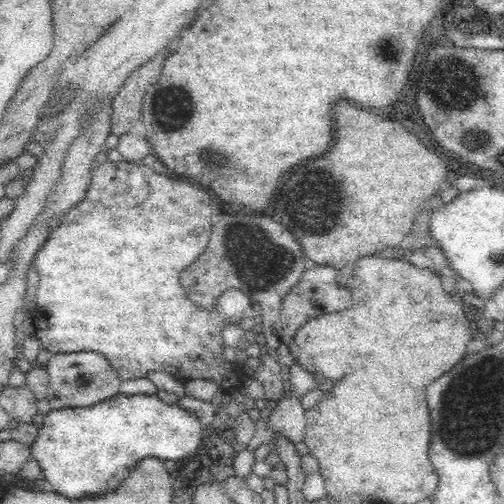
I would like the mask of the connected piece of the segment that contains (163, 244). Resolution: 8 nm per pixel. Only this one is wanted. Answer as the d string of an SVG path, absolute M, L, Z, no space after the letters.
M106 160L94 165L92 168L92 188L88 192L88 198L74 208L64 222L52 232L52 236L44 248L36 254L35 265L40 277L39 288L35 297L30 302L30 311L34 313L36 330L34 335L42 343L43 348L52 354L68 354L72 352L97 352L105 356L110 364L118 371L123 380L136 380L148 376L150 372L166 372L181 381L192 379L208 379L215 382L220 390L230 395L236 394L242 382L248 378L246 370L238 367L235 362L231 363L224 356L223 350L227 346L223 338L224 330L228 326L239 324L242 318L255 317L261 314L262 306L258 300L250 297L246 292L226 288L214 302L211 309L198 308L192 300L186 298L184 286L178 282L178 276L192 258L202 254L204 246L208 244L210 236L210 208L208 208L208 194L204 190L198 190L194 184L186 180L176 180L174 176L160 174L151 166L130 163L126 160L114 162Z

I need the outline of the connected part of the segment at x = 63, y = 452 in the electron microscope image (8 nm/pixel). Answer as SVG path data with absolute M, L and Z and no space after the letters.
M117 394L88 409L50 410L43 416L42 426L34 442L29 444L29 451L38 463L41 476L50 482L56 494L66 500L82 500L114 492L144 458L156 457L167 461L190 456L202 442L202 429L194 413L177 404L165 404L157 395Z

